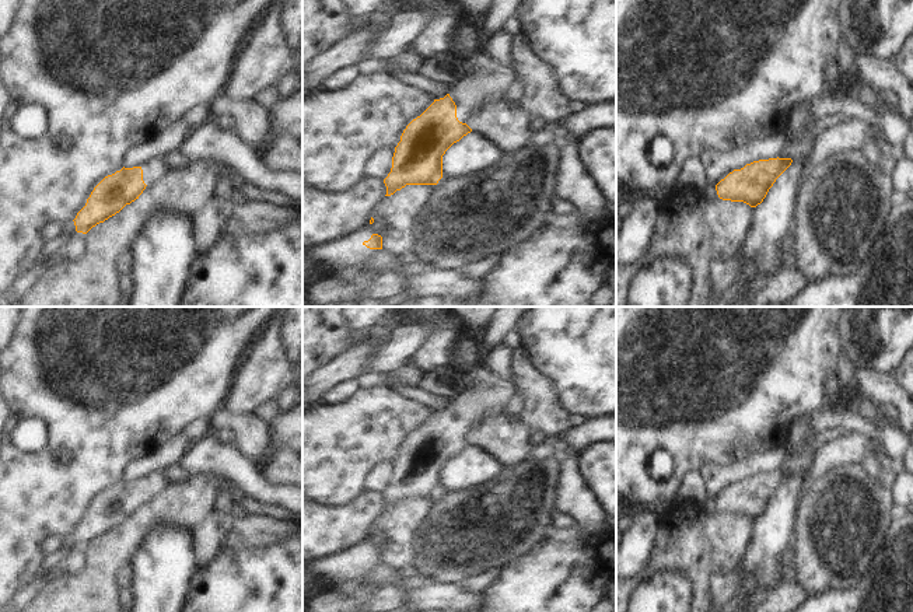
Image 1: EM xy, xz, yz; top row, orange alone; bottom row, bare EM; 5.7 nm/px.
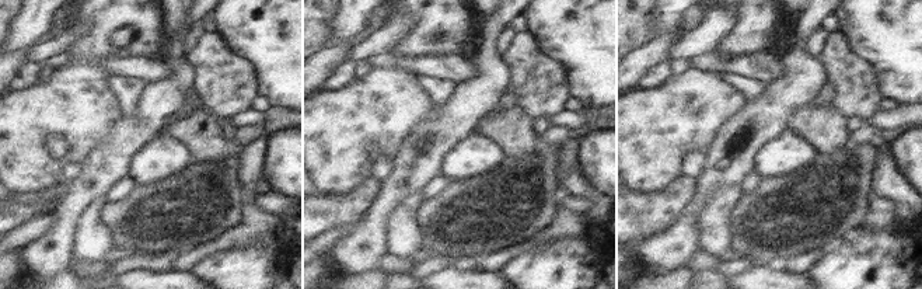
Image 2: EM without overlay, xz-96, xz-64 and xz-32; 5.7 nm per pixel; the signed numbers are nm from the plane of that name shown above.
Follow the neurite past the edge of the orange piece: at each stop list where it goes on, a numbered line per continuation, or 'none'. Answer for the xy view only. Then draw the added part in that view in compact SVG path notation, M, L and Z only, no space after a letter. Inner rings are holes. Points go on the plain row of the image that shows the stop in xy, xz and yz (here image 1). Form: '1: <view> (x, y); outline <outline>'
1: xy (157, 482); outline M164 469L157 471L141 480L144 497L154 499L157 494L162 493L172 483L168 480Z

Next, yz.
none

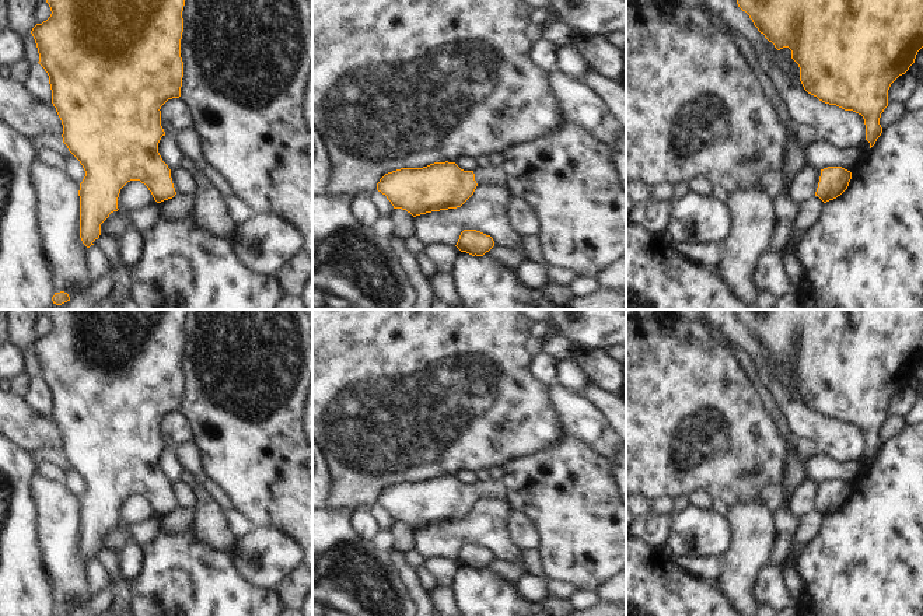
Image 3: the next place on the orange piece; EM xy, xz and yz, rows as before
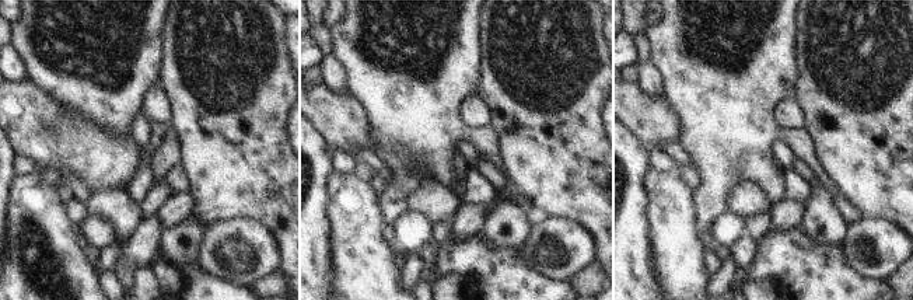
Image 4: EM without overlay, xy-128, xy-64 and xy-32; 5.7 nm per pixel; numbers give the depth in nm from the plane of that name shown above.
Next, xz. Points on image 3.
1: xz (495, 489); outline M490 479L489 482L478 480L475 484L478 498L493 497L506 503L506 489L500 480Z

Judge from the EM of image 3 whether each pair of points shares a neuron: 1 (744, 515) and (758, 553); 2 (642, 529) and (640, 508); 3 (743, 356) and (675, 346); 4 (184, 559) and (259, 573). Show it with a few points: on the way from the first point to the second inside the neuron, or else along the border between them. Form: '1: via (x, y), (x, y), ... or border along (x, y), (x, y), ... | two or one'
1: via (747, 525), (747, 536), (751, 543) | one
2: border along (653, 510), (640, 517) | two
3: border along (724, 346), (751, 382) | two
4: border along (228, 550), (236, 573), (244, 581), (261, 588) | two

